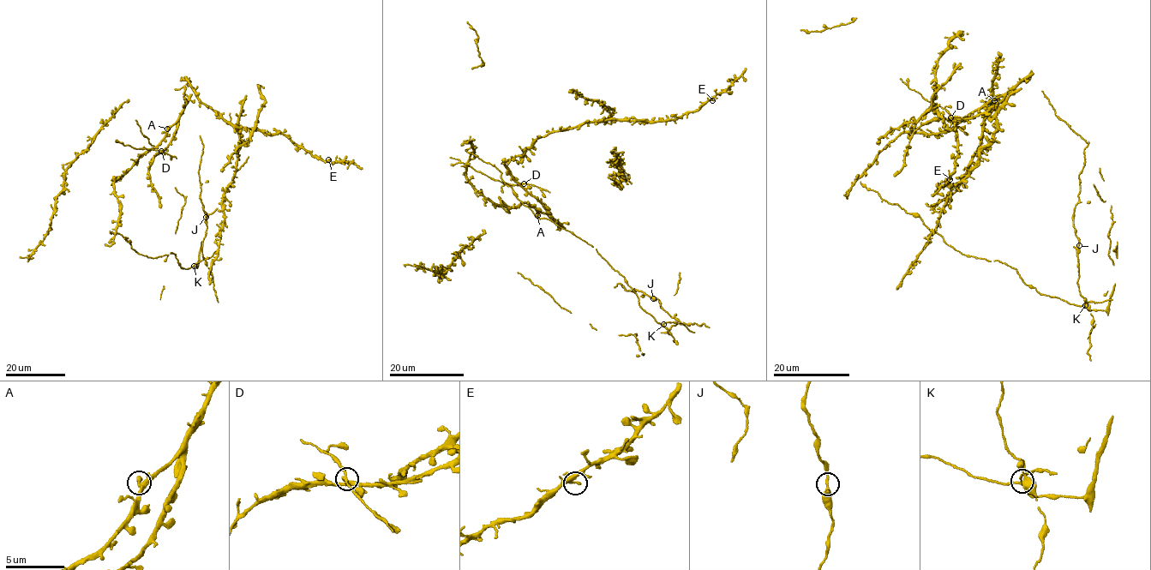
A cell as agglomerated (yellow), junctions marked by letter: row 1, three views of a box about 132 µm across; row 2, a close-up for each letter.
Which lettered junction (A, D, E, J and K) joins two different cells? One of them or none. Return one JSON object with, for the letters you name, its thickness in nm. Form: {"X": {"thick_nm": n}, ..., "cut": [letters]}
{"D": {"thick_nm": 170}, "cut": ["D"]}

